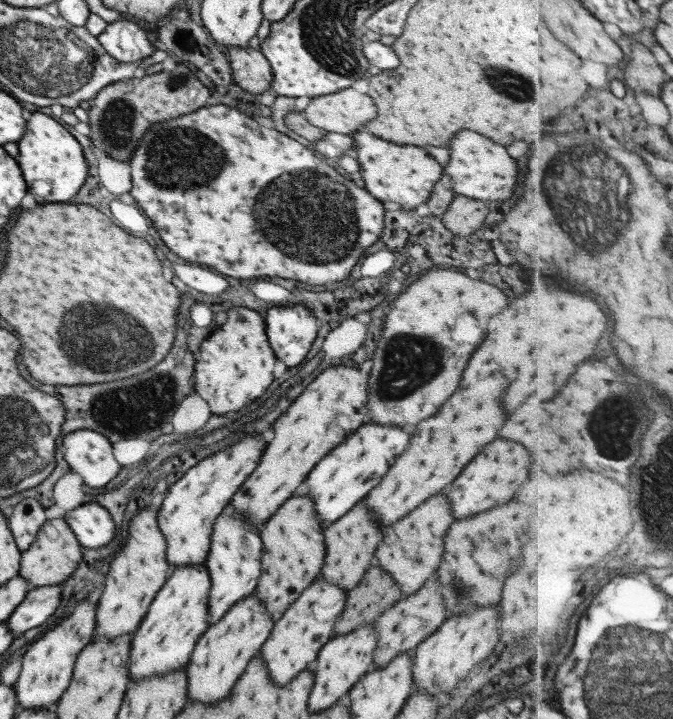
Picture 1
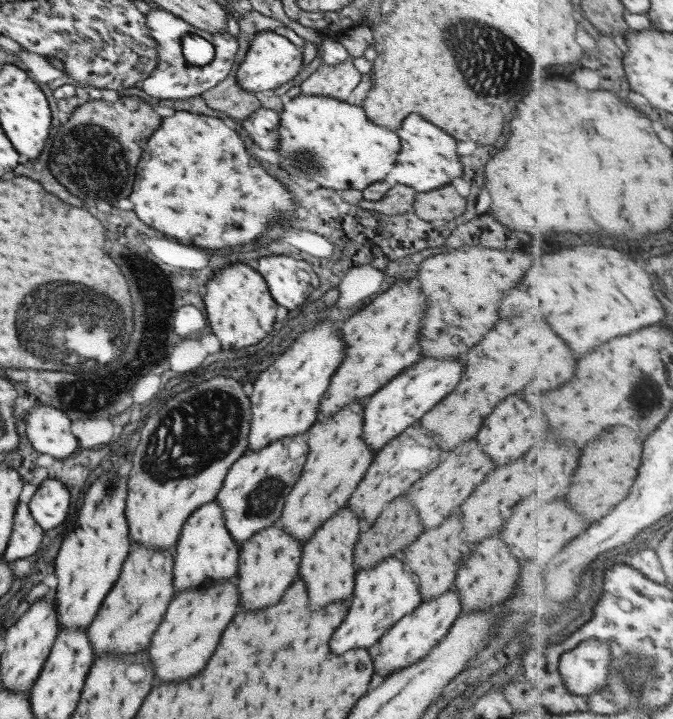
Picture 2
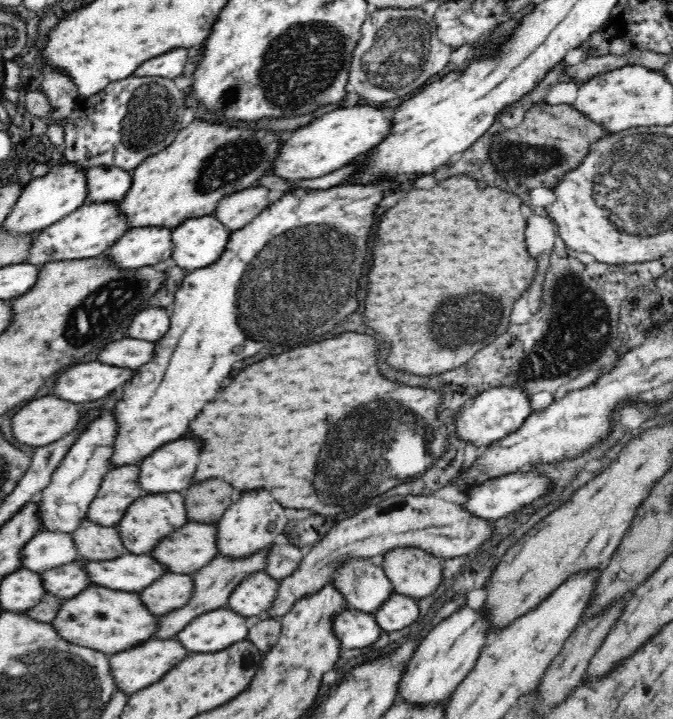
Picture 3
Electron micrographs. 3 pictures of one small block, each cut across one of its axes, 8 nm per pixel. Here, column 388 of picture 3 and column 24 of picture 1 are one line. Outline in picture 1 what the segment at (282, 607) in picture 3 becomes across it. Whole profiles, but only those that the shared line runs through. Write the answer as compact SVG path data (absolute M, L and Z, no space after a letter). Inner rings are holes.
M26 497L7 513L8 528L20 552L30 548L40 528L45 525L47 519L44 510L37 499Z

